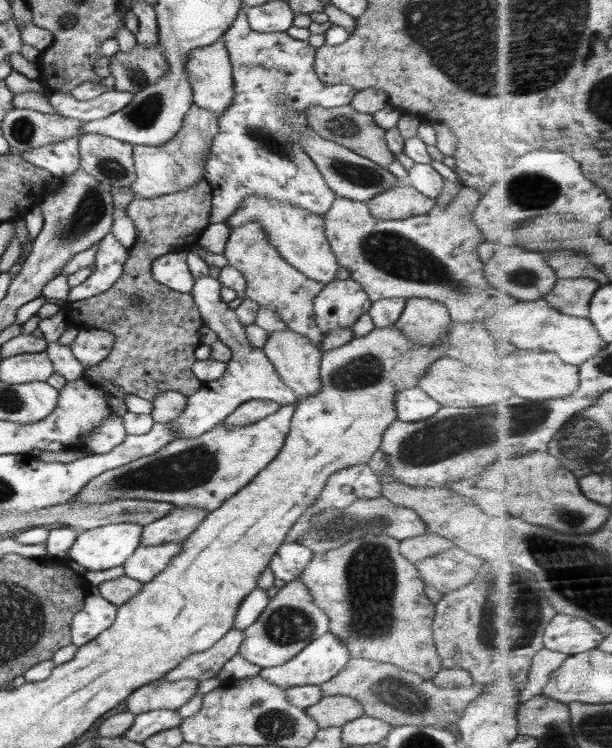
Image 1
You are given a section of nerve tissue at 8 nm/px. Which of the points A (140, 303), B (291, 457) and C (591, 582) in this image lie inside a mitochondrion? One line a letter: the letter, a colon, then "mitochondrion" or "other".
A: mitochondrion
B: other
C: mitochondrion

